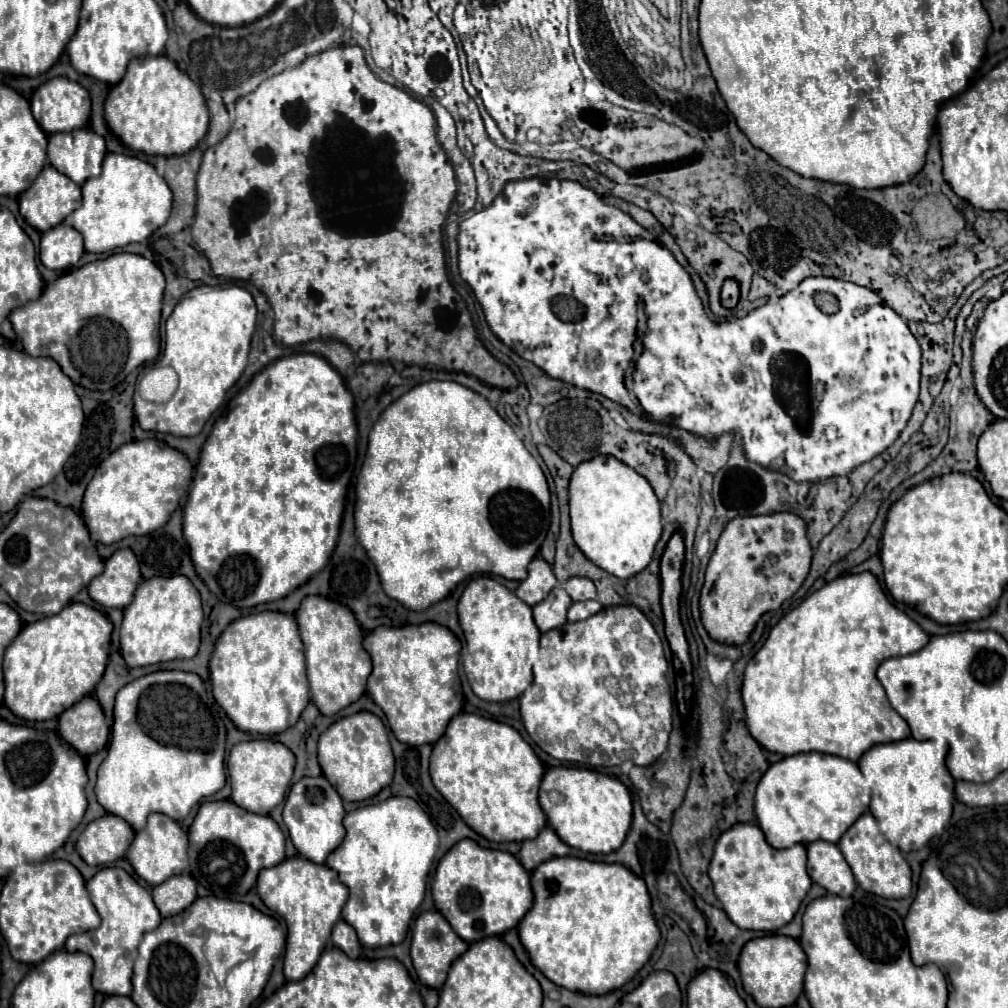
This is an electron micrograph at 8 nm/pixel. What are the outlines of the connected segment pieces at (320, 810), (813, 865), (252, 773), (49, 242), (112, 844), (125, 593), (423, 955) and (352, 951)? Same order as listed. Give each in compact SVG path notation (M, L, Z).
M306 776L306 778L298 780L290 788L290 794L284 804L284 824L288 828L292 844L296 846L296 850L302 856L308 856L308 860L316 860L318 864L322 864L326 860L326 856L332 852L332 848L338 848L342 844L344 814L346 812L344 812L340 794L332 788L332 784L324 776L316 776L316 778Z
M816 840L806 846L808 850L808 874L810 878L838 896L852 896L856 880L840 848L832 842Z
M274 740L238 742L228 756L228 774L232 784L230 800L244 810L268 814L274 806L278 806L284 800L284 794L294 774L294 764L296 764L294 752L280 742Z
M58 224L42 234L40 260L50 270L68 270L78 264L84 254L82 234L68 226Z
M106 814L84 828L76 842L76 850L86 864L106 866L126 854L132 838L134 830L126 820Z
M120 548L106 560L104 572L88 584L88 594L104 608L126 608L140 580L140 566L134 552Z
M428 910L422 912L412 928L412 962L414 962L414 970L420 978L422 984L432 986L432 988L442 988L446 976L448 976L448 968L452 964L452 960L456 960L456 956L460 956L460 952L468 950L468 942L464 942L460 936L456 936L456 932L452 932L450 924L444 920L444 916L438 910Z
M338 920L338 924L334 926L332 942L334 942L334 946L344 950L352 958L358 958L362 954L362 946L356 936L356 930L346 920Z

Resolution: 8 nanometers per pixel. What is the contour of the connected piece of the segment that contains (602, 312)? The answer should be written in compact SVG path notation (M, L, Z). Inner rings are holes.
M544 178L514 180L514 182L506 184L506 188L500 192L500 196L496 196L496 200L488 208L484 208L484 210L476 212L474 216L460 222L458 266L460 266L462 278L474 290L492 332L506 346L512 346L518 356L522 356L524 360L530 360L536 366L544 368L544 372L548 372L548 376L556 376L564 382L572 382L578 388L600 392L606 398L610 398L610 400L614 400L614 402L618 402L618 404L622 404L622 406L630 408L632 412L638 412L646 418L674 420L680 428L688 430L688 432L696 432L696 434L706 436L706 438L716 438L722 432L740 434L748 460L758 462L758 464L768 466L768 468L780 468L784 474L792 476L792 480L796 480L796 482L820 482L820 480L826 480L830 476L848 474L852 468L856 468L856 466L872 460L880 452L884 452L884 448L888 448L898 438L900 430L904 430L904 426L906 426L906 422L912 414L912 408L918 400L920 356L922 356L922 352L920 352L920 346L918 346L914 334L910 332L906 320L902 316L898 316L874 290L870 290L866 286L858 286L858 284L848 282L848 280L840 280L840 278L814 276L814 278L802 280L794 290L782 294L776 302L766 302L764 306L752 310L748 316L744 316L740 320L718 324L718 322L712 322L706 316L700 298L696 296L696 288L692 284L690 274L680 266L680 262L672 256L672 252L668 252L668 248L664 248L660 242L648 240L648 238L652 238L652 234L646 228L642 228L638 222L634 222L622 210L606 204L596 192L582 186L580 182L558 180L558 178L552 178L552 180L544 180ZM816 292L836 292L840 304L842 304L840 310L832 316L824 314L814 304L814 294ZM558 294L574 296L586 308L584 318L578 320L578 322L558 320L550 310L550 300ZM640 296L646 304L646 324L648 324L648 328L646 328L644 338L642 338L642 352L634 360L632 342L636 338L636 302L638 302Z

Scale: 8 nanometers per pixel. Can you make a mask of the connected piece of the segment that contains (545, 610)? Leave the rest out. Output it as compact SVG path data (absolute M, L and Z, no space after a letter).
M554 588L548 598L534 606L534 620L540 632L548 632L552 628L560 628L566 624L566 612L572 604L572 598L564 588Z

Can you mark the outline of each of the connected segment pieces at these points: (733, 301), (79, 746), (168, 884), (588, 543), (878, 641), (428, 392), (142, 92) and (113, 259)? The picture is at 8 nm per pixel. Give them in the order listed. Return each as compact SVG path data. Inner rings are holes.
M726 280L724 286L722 286L722 292L720 292L722 306L724 308L734 308L738 304L738 298L740 298L740 288L738 288L736 280Z
M84 696L64 710L58 718L58 732L84 756L102 750L108 742L108 724L98 700L94 696Z
M188 872L180 876L172 876L162 884L154 886L152 896L164 918L174 916L176 912L182 912L184 908L188 908L192 900L196 900L196 880Z
M616 456L580 462L570 478L572 536L596 566L618 578L630 578L648 566L662 534L660 502L650 482Z
M872 572L838 576L836 580L824 584L820 590L810 594L798 608L794 608L792 612L782 616L780 622L770 630L770 634L768 634L766 642L762 644L762 648L746 664L746 672L744 672L746 674L746 694L744 694L744 682L742 682L742 698L744 698L744 706L748 710L746 724L748 724L750 734L768 752L778 752L778 754L784 754L784 756L792 756L792 754L800 754L800 752L824 752L824 754L834 754L834 756L840 756L840 758L846 758L846 760L852 760L852 762L856 762L872 744L882 744L882 742L908 738L910 728L908 728L906 720L890 706L886 692L884 692L882 684L876 678L876 668L886 658L904 656L904 654L912 654L912 652L920 650L928 642L928 638L930 636L914 620L910 620L902 610L898 610L894 604L890 604L890 600L882 592L882 588L880 588L880 584L878 584L878 580L876 580L876 576Z
M430 380L412 388L410 392L400 396L400 400L392 402L384 410L384 416L380 416L380 420L370 430L366 460L356 482L356 512L354 512L356 536L360 544L366 548L366 552L372 556L372 562L376 564L384 592L388 592L390 598L400 600L410 610L424 610L430 604L446 598L458 582L462 582L472 574L496 574L506 580L524 580L530 560L538 554L538 548L546 538L550 526L548 512L550 512L550 490L540 464L524 448L522 440L514 434L514 430L488 404L488 400L458 382Z
M164 54L132 60L124 78L112 86L104 110L112 132L128 148L144 154L186 154L208 132L208 106L200 86Z
M120 252L120 254L112 254L104 260L96 260L96 262L84 264L80 268L74 268L74 270L62 274L60 278L56 278L54 282L46 284L46 288L44 288L44 292L38 300L28 302L28 304L18 306L18 308L12 310L10 322L12 322L14 332L22 338L24 352L28 352L30 356L50 356L50 358L54 358L62 366L62 370L72 378L74 384L80 384L80 386L90 388L90 390L110 390L116 384L120 384L132 370L136 370L142 364L154 362L158 358L158 354L160 354L160 310L162 310L162 292L164 292L164 288L166 288L166 278L164 278L162 270L152 260L148 260L140 254Z

